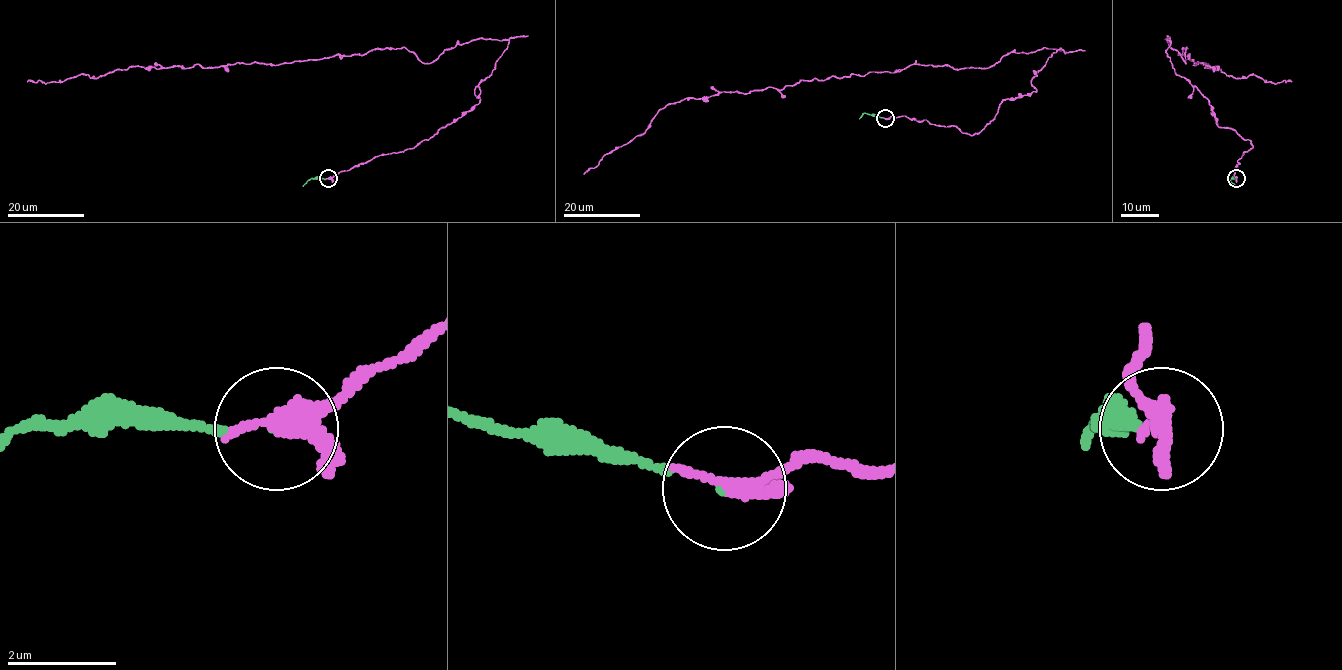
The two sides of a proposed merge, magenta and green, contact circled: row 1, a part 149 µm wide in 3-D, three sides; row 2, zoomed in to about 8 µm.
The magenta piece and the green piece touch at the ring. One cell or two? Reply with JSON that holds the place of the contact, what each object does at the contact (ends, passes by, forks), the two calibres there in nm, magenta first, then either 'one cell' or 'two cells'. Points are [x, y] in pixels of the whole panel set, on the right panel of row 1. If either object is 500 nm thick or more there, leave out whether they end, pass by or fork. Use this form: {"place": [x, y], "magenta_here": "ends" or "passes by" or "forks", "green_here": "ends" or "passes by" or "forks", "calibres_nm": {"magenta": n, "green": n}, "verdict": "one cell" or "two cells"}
{"place": [1236, 178], "magenta_here": "passes by", "green_here": "ends", "calibres_nm": {"magenta": 320, "green": 50}, "verdict": "one cell"}

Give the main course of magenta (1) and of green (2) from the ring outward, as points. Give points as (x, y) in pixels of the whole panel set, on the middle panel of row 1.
1: (885, 118), (973, 135), (1003, 100), (1036, 91), (1031, 80), (1064, 51), (686, 97), (584, 174)
2: (885, 118), (865, 113), (859, 118)

